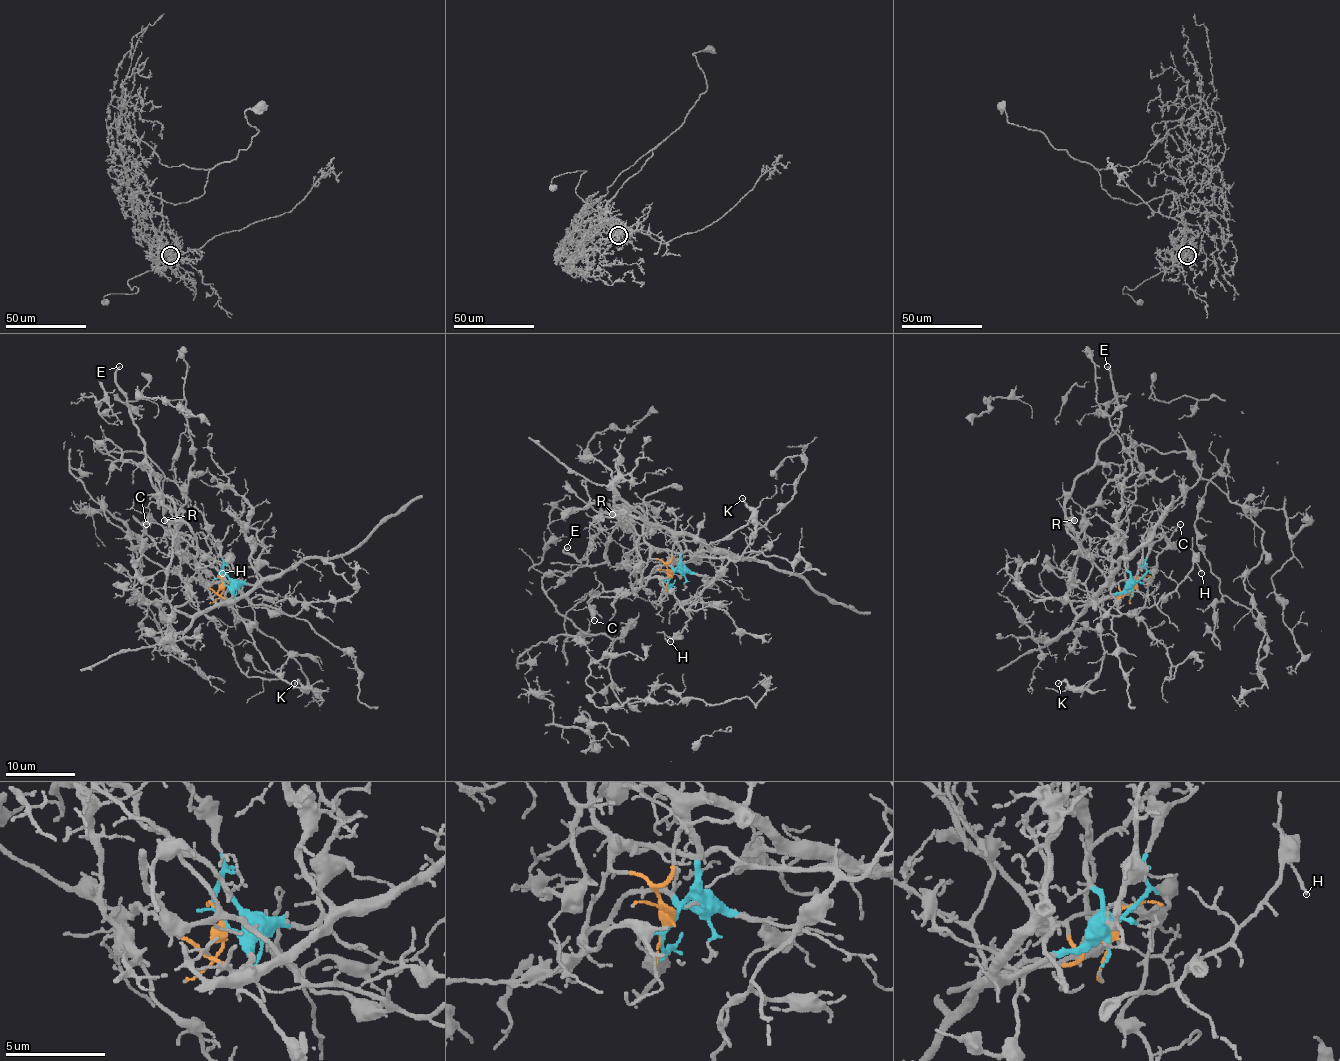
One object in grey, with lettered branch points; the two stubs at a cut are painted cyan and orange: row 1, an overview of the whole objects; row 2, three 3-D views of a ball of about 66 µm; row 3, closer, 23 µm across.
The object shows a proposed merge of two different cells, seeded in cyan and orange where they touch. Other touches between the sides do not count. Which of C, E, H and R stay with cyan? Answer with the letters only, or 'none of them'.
none of them

